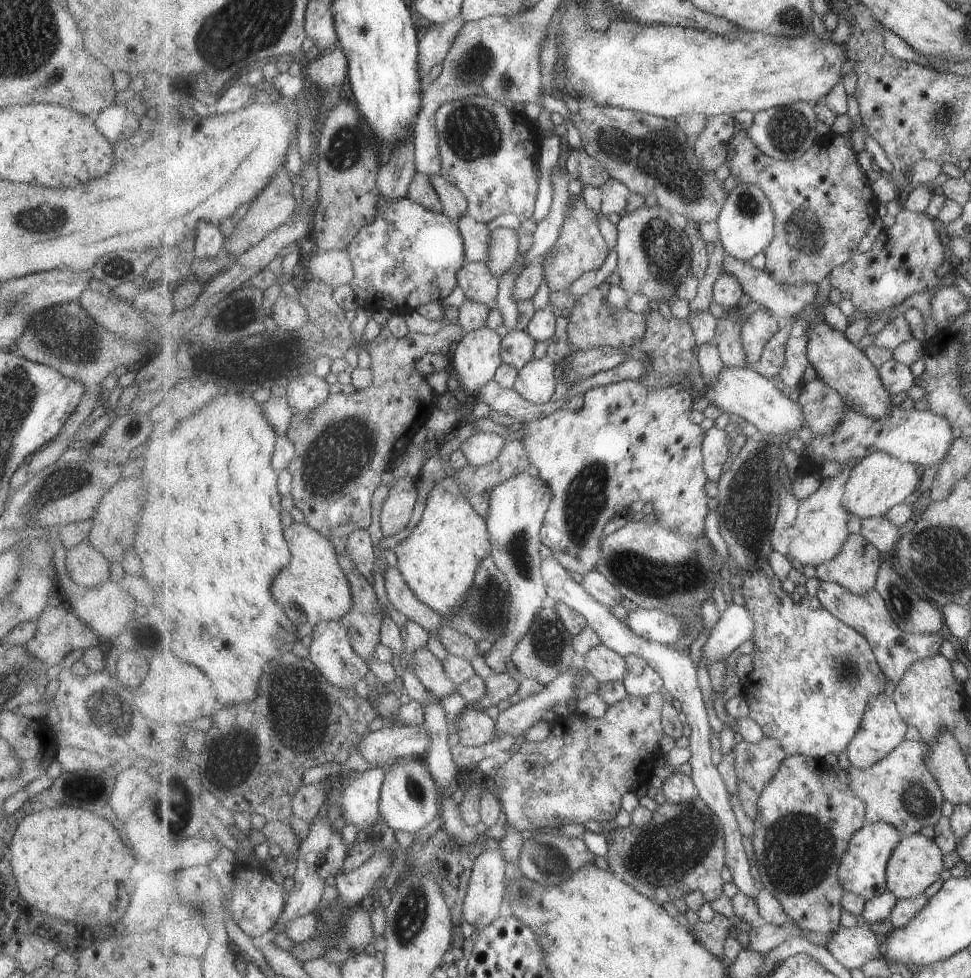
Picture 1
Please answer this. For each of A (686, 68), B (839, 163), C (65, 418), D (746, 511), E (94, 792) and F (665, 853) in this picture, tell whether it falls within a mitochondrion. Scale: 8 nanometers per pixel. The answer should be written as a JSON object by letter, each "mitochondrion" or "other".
{"A":"other","B":"other","C":"other","D":"mitochondrion","E":"other","F":"mitochondrion"}

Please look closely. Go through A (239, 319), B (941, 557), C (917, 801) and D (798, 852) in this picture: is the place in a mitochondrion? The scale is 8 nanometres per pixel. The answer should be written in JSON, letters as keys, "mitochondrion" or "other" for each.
{"A":"mitochondrion","B":"mitochondrion","C":"mitochondrion","D":"mitochondrion"}

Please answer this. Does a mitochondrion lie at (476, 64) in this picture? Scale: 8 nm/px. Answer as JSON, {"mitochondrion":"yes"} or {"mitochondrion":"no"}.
{"mitochondrion":"yes"}

